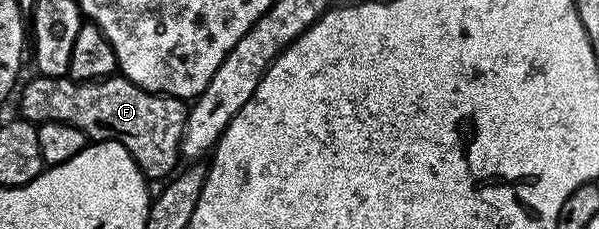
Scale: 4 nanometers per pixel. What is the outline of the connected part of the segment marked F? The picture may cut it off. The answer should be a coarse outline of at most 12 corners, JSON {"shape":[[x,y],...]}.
{"shape":[[35,74],[18,115],[112,140],[148,181],[181,160],[188,105],[122,74]]}

